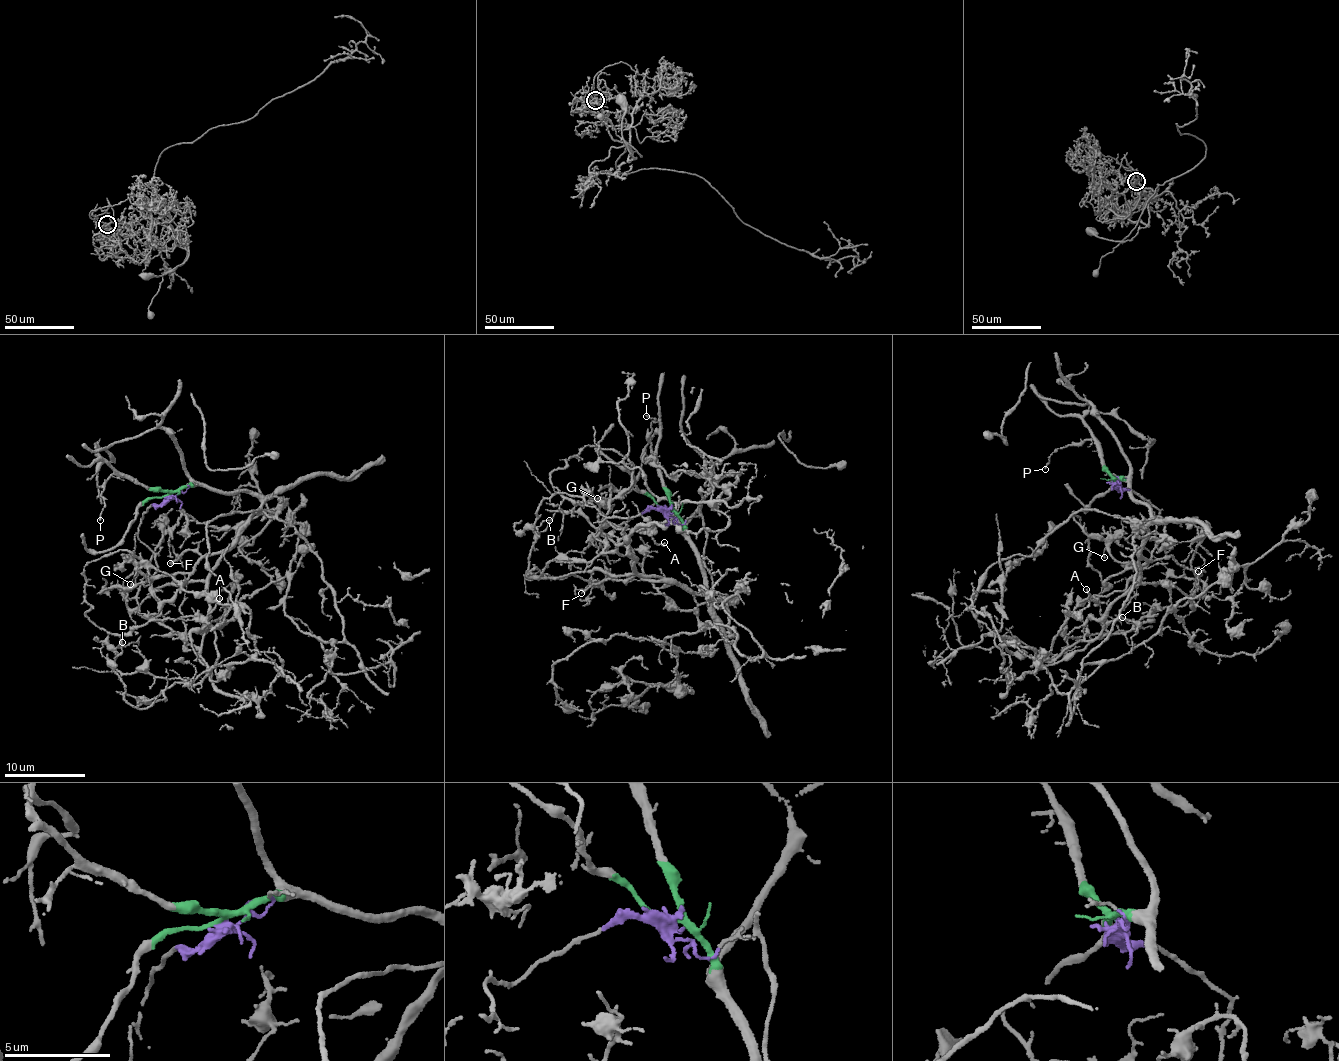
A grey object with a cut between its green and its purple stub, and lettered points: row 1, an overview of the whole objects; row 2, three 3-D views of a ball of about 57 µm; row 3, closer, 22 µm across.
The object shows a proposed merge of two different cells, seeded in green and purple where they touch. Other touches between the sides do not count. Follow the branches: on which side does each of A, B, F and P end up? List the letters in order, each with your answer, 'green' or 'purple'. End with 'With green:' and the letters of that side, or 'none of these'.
A: purple
B: purple
F: green
P: green
With green: F, P

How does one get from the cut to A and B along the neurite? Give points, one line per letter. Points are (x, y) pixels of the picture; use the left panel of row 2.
A: (169, 495), (140, 521), (138, 540), (154, 557), (152, 587), (161, 613), (155, 618), (202, 619), (218, 597)
B: (169, 495), (138, 540), (155, 618), (206, 619), (230, 669), (118, 672), (122, 642)

